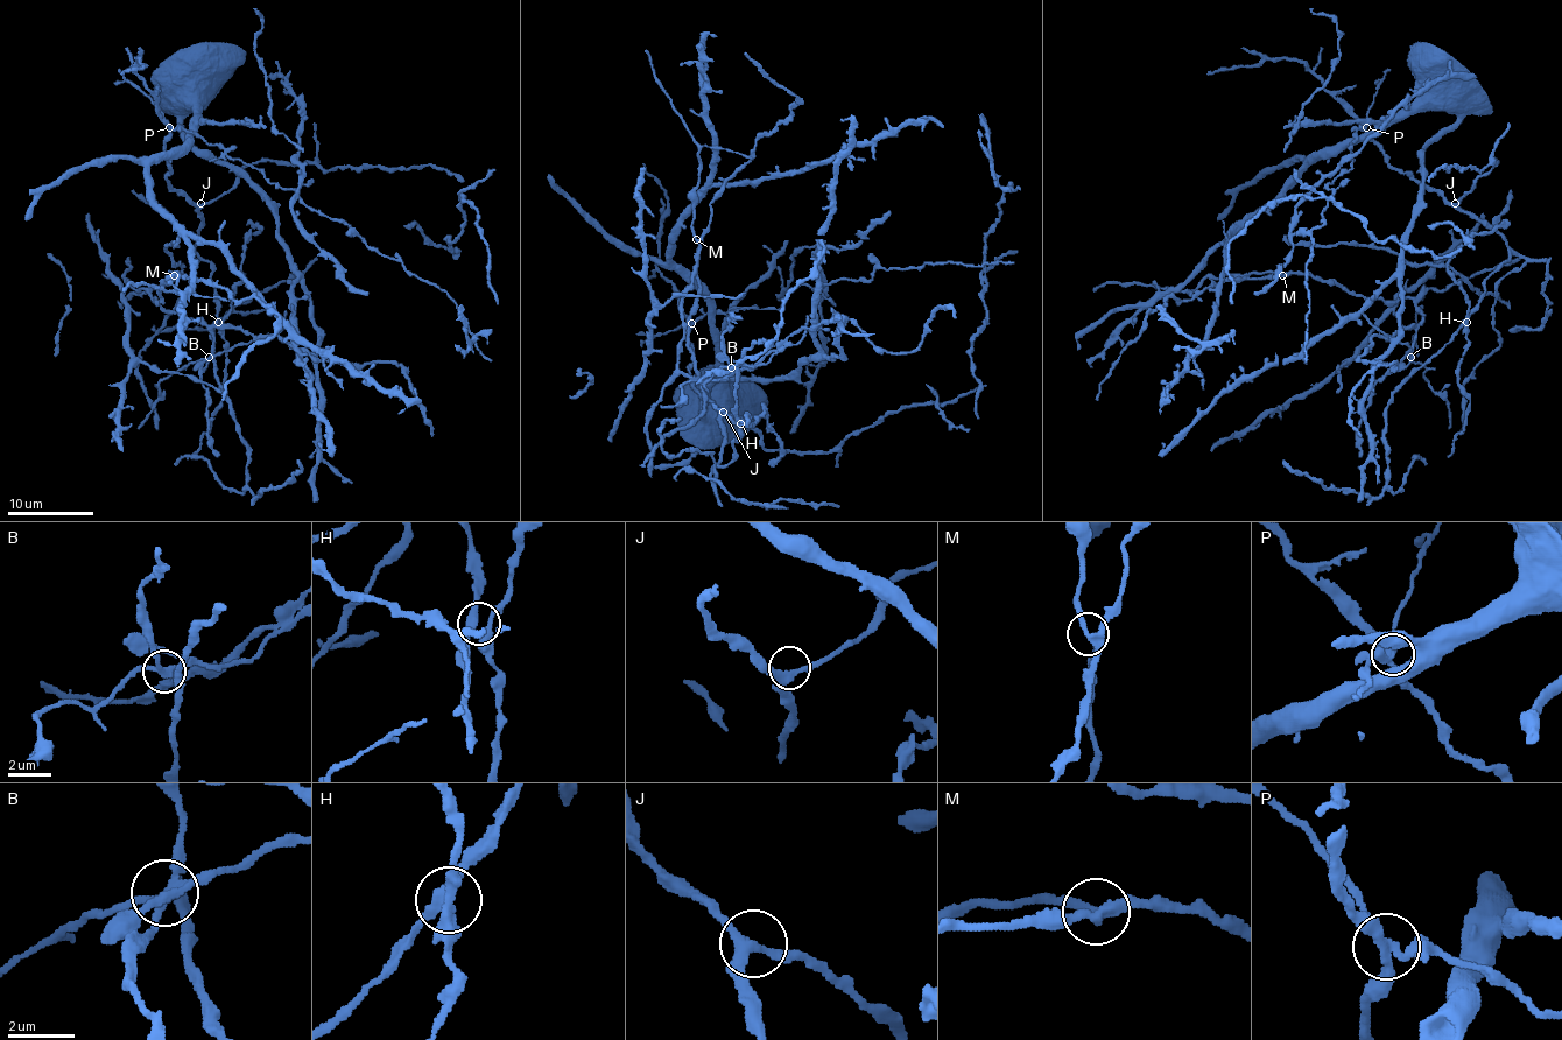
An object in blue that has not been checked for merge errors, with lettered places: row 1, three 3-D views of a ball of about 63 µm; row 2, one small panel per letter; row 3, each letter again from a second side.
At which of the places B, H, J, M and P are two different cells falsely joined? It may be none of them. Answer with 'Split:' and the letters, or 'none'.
Split: B, M, P

